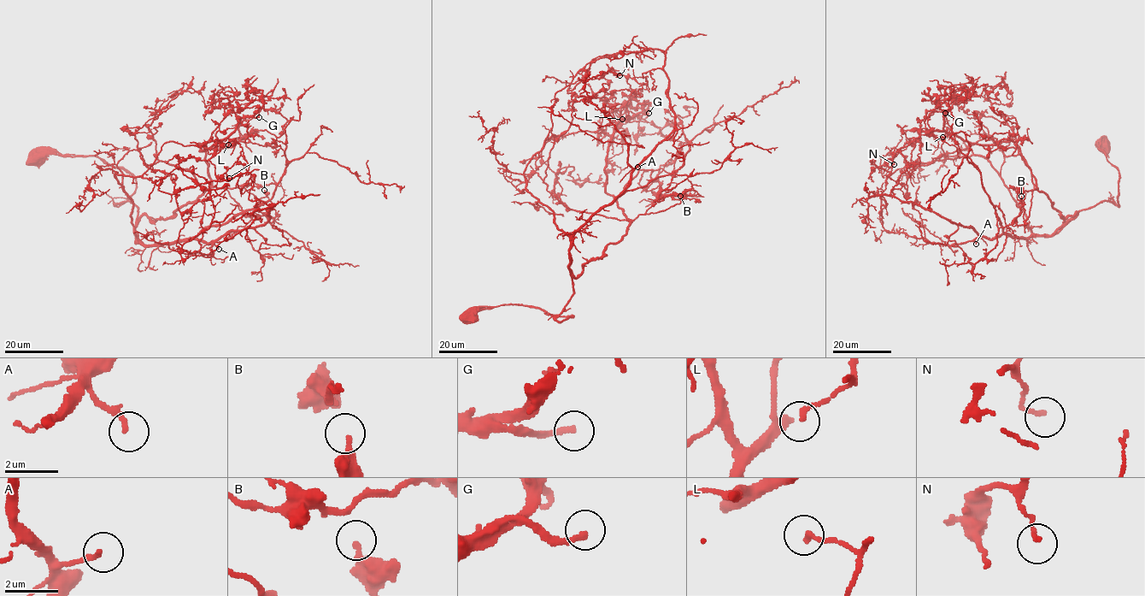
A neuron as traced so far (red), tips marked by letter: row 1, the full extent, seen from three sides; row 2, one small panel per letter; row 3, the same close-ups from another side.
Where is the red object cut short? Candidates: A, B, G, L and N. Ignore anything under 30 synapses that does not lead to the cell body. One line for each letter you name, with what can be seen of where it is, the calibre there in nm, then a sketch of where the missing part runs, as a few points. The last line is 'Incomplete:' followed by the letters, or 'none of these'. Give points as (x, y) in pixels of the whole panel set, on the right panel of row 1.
G: at (945, 113); 220 nm thick; missing branch runs (945, 113), (948, 110), (948, 103), (955, 94), (962, 91), (971, 100)
Incomplete: G

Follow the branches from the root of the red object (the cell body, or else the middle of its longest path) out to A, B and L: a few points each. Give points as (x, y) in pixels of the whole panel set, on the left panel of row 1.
A: (36, 156), (96, 156), (125, 168), (136, 191), (115, 205), (137, 208), (137, 242), (192, 238), (219, 249)
B: (36, 156), (125, 168), (136, 191), (115, 205), (151, 221), (214, 186), (264, 190)
L: (36, 156), (125, 168), (136, 191), (115, 205), (151, 221), (210, 188), (197, 144), (228, 144)

